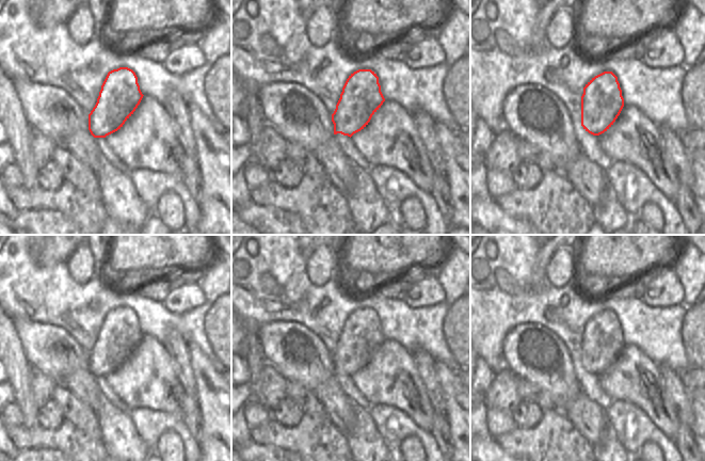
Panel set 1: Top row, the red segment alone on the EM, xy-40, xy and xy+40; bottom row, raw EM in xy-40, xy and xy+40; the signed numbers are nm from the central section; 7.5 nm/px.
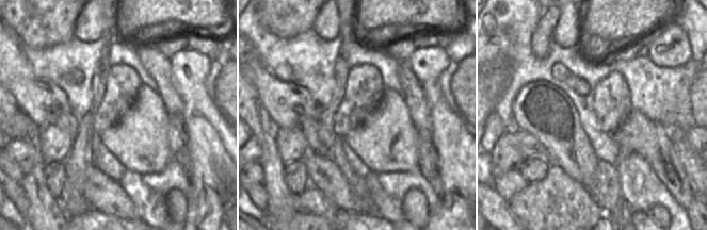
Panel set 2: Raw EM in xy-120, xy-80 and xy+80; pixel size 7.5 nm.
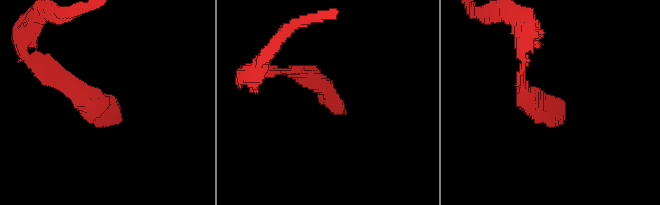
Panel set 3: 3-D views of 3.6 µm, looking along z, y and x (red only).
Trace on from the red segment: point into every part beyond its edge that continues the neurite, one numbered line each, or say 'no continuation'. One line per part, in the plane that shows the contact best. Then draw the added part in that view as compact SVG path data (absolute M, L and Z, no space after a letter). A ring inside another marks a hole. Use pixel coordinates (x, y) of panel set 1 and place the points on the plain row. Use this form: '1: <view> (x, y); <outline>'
no continuation

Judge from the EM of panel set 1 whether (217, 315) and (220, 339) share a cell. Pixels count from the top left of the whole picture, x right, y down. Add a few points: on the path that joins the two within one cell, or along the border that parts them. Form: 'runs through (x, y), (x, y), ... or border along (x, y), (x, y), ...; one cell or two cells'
runs through (220, 321), (220, 333); one cell

